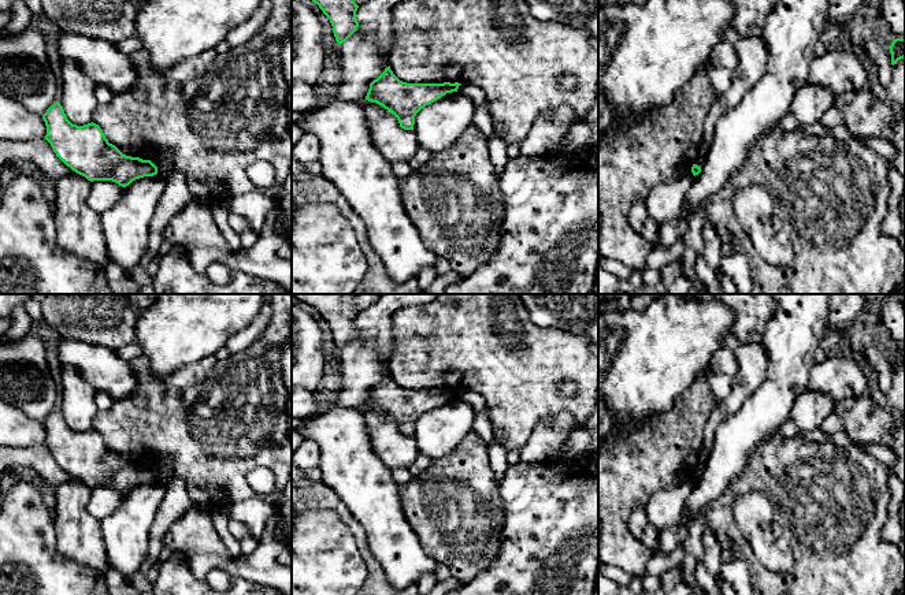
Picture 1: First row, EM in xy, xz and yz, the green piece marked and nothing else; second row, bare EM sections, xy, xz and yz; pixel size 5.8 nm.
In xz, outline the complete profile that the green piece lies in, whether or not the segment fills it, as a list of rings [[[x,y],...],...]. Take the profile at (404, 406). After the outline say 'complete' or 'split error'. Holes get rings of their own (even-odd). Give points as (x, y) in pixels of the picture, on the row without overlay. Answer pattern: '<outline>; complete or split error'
[[[390,372],[370,390],[366,406],[390,417],[404,436],[413,436],[416,420],[446,399],[457,398],[461,390],[407,390],[400,387]]]; complete

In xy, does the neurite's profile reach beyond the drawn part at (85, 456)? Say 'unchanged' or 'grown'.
unchanged

